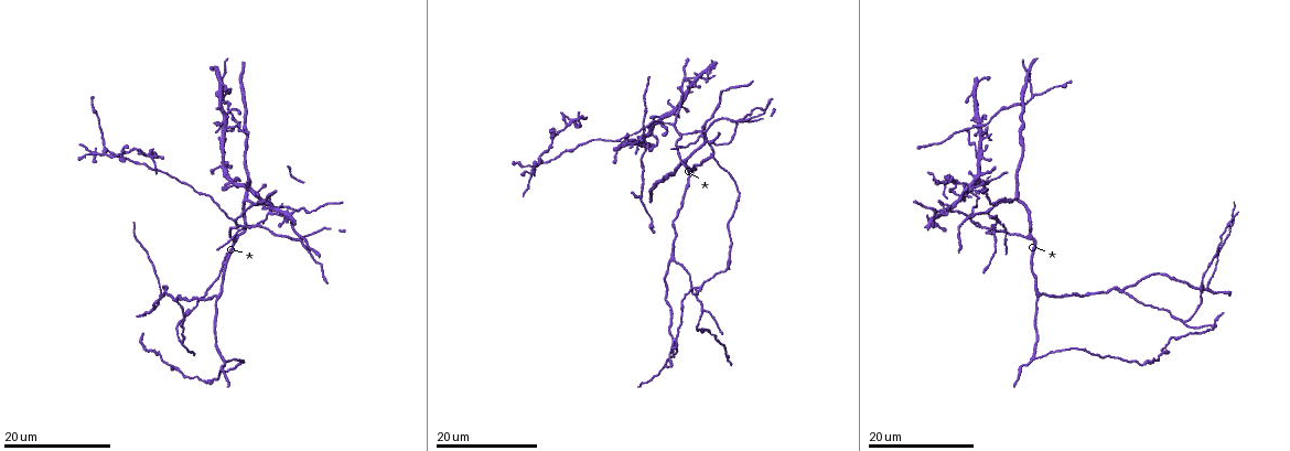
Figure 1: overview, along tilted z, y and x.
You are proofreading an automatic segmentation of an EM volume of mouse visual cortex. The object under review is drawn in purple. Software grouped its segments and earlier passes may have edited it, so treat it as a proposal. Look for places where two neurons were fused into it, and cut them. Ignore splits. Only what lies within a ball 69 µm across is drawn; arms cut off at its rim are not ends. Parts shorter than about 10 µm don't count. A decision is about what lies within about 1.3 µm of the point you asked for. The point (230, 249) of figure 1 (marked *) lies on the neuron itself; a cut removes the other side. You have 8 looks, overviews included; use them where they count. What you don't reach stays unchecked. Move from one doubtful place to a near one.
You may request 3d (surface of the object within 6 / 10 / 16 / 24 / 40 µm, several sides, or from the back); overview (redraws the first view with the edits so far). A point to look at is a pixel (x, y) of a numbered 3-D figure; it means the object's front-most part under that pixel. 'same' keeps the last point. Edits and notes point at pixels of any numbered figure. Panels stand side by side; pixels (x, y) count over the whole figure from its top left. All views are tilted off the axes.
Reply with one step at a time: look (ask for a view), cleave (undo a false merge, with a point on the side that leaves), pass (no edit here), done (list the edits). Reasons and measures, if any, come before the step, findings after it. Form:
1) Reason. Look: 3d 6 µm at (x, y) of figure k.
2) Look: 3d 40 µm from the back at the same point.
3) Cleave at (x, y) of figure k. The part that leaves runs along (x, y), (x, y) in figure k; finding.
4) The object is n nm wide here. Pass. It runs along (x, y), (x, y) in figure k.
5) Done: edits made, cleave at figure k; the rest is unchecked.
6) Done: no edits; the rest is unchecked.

Three-way junction. Look: 3d 16 µm at (1014, 196) of figure 1.

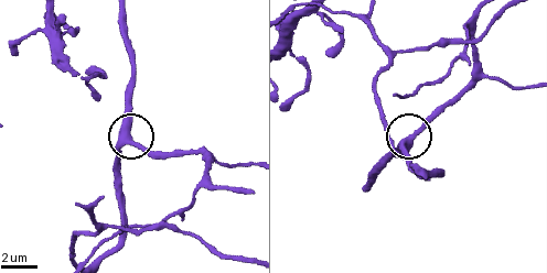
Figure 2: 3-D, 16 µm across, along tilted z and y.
Look: 3d 10 µm at (409, 143) of figure 2.

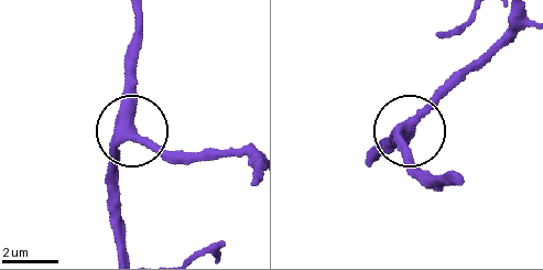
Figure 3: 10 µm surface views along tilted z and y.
3 arms meet here. Pass. It runs along (123, 246), (118, 171), (126, 138), (139, 132), (186, 164) in figure 3; one neuron here.

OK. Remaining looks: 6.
Two arms in line, one across. Look: 3d 24 µm at (976, 125) of figure 1.

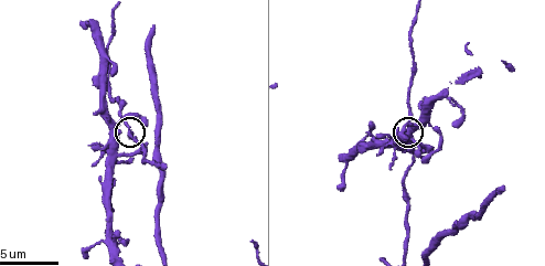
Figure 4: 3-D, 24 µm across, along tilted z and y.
Look: 3d 10 µm at the same point.

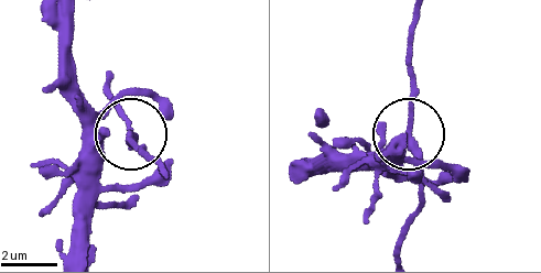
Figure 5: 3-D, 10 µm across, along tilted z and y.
The side arm is 14 µm long; 3 arms meet here. Pass. One neuron here.

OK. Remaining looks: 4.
Arms part here. Look: 3d 16 µm at (1040, 295) of figure 1.

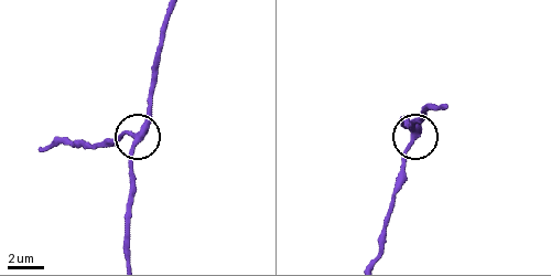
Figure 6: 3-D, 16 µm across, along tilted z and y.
Closer look. Look: 3d 10 µm at (135, 136) of figure 6.

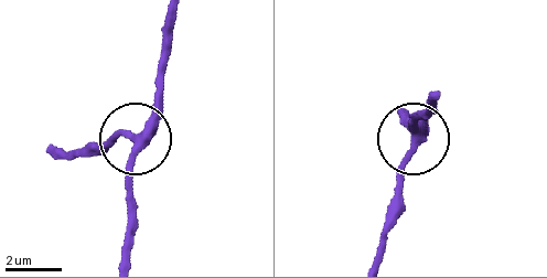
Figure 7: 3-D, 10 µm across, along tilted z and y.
Pass. It runs along (173, 22), (157, 117), (137, 138), (104, 143) in figure 7; continuous, no second neuron.

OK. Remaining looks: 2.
Three arms meet. Look: 3d 24 µm at (708, 138) of figure 1.

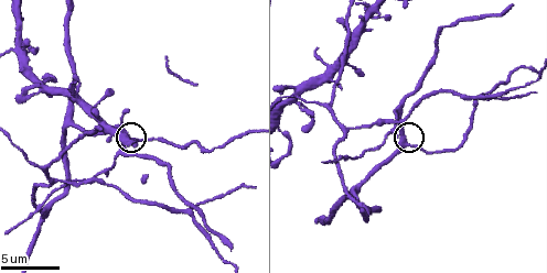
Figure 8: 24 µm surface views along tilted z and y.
Look: 3d 10 µm at (404, 141) of figure 8.

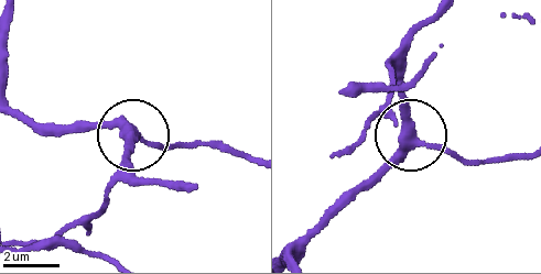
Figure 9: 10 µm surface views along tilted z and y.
3 arms meet here. Pass. It runs along (294, 253), (298, 241), (411, 138), (471, 159) in figure 9; all the same neuron.

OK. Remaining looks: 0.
Done: no edits; the rest is unchecked.

